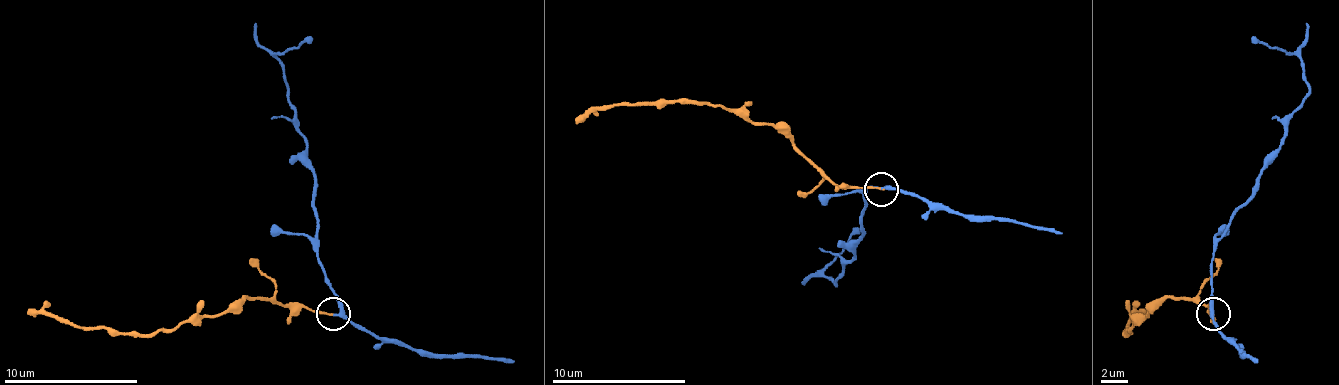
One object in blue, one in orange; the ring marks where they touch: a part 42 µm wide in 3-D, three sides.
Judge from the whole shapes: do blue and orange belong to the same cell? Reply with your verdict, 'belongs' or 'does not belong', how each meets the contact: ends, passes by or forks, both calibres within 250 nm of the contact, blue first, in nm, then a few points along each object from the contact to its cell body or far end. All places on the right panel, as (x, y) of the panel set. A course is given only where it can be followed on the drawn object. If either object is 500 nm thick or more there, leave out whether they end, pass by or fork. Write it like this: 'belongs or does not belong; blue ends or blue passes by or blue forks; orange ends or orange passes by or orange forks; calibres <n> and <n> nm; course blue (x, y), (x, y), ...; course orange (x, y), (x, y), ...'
belongs; blue passes by; orange ends; calibres 220 and 150 nm; course blue (1214, 314), (1211, 311), (1214, 240), (1248, 200), (1258, 173), (1308, 89), (1305, 66), (1295, 55), (1251, 35); course orange (1214, 314), (1211, 308), (1167, 298), (1127, 335), (1127, 328), (1137, 314), (1147, 311)

